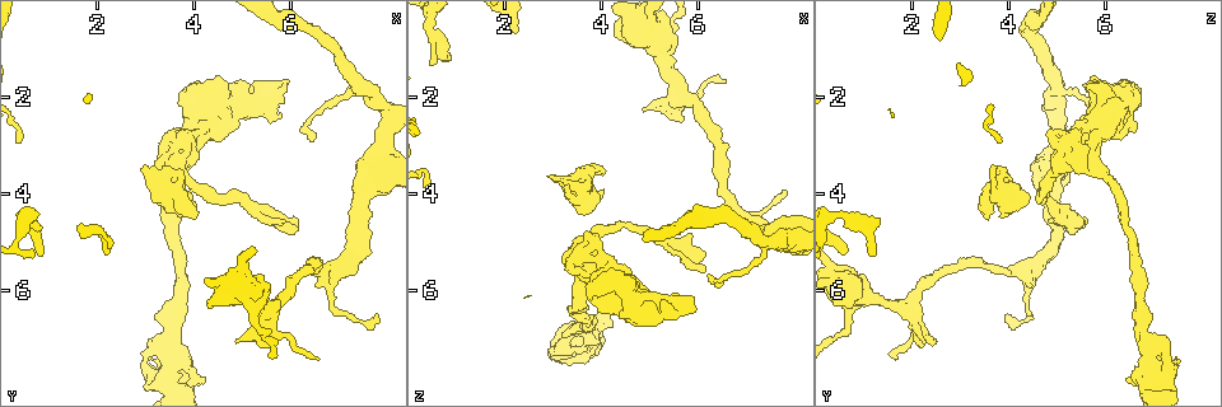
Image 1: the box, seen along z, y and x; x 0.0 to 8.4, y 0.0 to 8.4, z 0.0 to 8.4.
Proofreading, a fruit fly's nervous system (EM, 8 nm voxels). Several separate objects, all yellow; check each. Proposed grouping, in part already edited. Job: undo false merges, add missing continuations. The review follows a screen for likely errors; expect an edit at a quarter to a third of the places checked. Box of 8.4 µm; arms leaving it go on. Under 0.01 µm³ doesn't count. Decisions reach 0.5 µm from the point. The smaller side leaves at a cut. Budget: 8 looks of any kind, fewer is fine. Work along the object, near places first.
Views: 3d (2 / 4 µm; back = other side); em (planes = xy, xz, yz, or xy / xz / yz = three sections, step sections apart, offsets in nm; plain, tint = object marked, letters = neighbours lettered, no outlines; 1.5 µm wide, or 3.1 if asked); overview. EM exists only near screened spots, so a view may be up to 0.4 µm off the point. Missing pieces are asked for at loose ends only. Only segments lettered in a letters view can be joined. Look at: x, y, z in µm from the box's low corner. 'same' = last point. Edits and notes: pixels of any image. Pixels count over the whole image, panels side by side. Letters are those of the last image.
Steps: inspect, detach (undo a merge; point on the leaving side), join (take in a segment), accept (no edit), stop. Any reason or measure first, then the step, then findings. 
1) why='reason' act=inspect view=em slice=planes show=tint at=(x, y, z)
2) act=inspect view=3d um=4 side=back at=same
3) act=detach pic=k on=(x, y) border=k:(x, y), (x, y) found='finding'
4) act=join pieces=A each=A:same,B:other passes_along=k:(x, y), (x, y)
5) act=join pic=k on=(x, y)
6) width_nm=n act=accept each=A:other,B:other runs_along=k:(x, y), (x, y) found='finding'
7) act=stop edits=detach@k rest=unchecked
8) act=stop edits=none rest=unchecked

why='an open end' act=inspect view=em slice=yz step=4 show=tint at=(3.85, 3.25, 5.10)

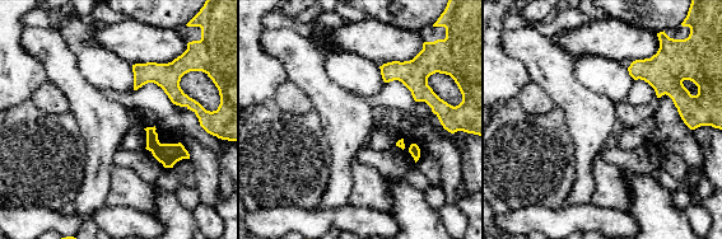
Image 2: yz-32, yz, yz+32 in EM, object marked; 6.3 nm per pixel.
why='another direction' act=inspect view=em slice=planes show=letters at=same

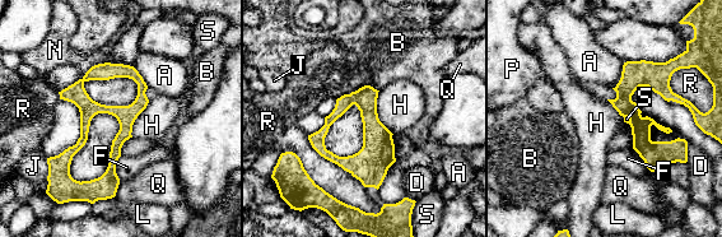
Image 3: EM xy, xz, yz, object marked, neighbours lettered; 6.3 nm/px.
act=accept each=A:other,B:other,D:other,F:other,H:other,J:other,L:other,N:other,P:other,Q:other,R:other,S:other border=3:(121, 156), (116, 163), (119, 181) found='none of them fits'

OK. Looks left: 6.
why='three-way junction' act=inspect view=em slice=planes show=letters at=(6.95, 5.55, 4.40)

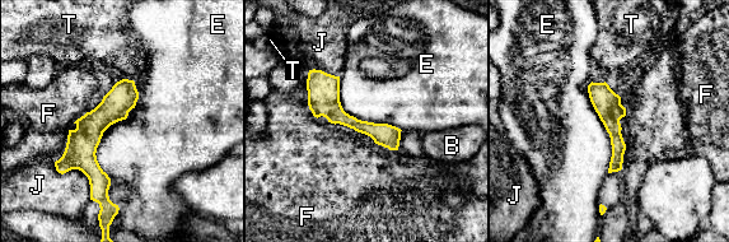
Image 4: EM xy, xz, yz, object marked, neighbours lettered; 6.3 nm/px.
act=accept each=B:other,E:other,F:other,J:other,T:other border=4:(134, 80), (96, 153), (110, 182) found='continuous, no second neuron'

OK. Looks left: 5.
why='free end' act=inspect view=em slice=xy step=8 show=tint at=(3.25, 6.55, 6.90)

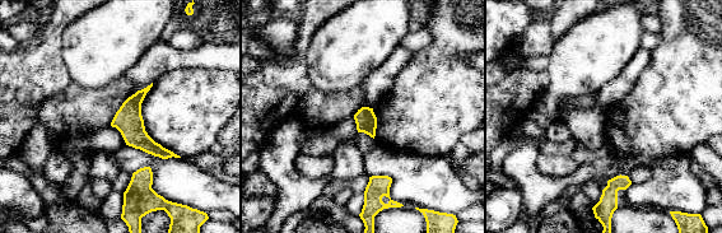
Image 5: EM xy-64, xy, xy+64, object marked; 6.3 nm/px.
act=inspect view=em slice=planes show=letters at=same

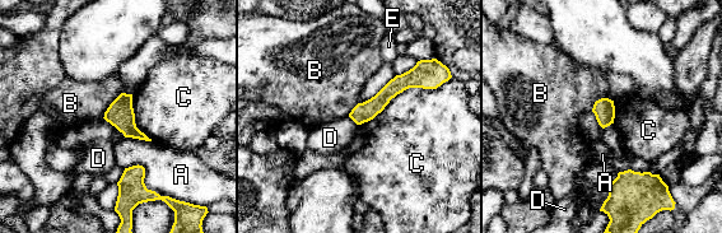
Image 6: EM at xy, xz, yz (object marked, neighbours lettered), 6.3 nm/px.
longest_contact=C:600nm act=accept each=A:other,B:other,C:other,D:other,E:other runs_along=6:(424, 74), (353, 115) found='no lettered segment goes on from it'

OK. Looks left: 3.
act=stop edits=none rest=unchecked

